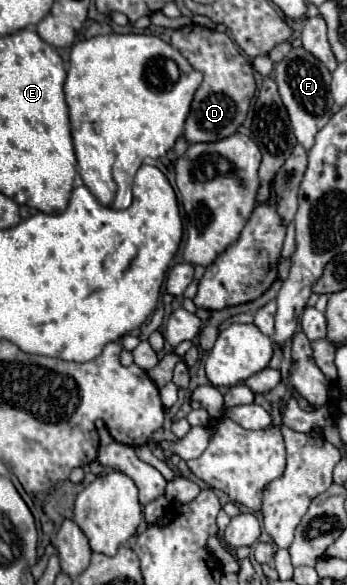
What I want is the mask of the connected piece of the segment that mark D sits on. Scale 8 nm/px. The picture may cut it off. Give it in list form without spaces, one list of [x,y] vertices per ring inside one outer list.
[[[197,24],[175,30],[171,34],[171,46],[177,48],[189,60],[189,64],[205,76],[195,92],[195,98],[191,102],[191,114],[185,122],[187,142],[211,142],[235,134],[237,128],[243,124],[249,102],[255,94],[253,68],[249,60],[239,54],[237,46],[227,34]]]

